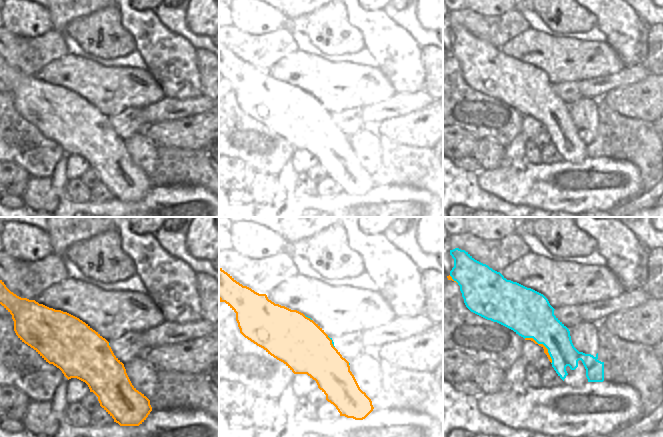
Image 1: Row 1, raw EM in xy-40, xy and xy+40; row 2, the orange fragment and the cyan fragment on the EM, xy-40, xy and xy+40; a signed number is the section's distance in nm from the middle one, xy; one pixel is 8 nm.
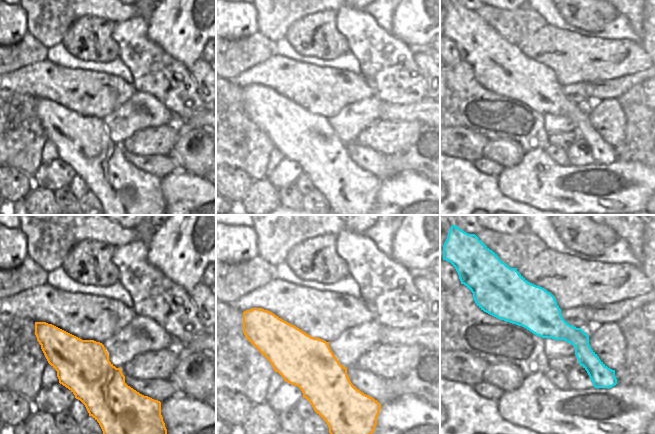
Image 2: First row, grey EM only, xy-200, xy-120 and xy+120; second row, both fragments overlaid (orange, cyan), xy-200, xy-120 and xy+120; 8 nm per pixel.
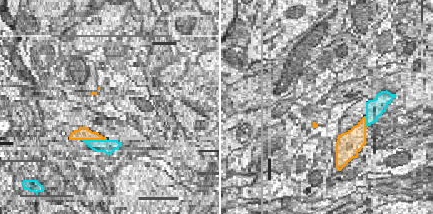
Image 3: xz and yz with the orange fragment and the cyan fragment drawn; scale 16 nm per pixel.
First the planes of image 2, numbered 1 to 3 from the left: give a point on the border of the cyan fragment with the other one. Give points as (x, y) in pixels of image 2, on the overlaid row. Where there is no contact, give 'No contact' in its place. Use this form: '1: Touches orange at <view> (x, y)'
1: No contact
2: No contact
3: No contact.

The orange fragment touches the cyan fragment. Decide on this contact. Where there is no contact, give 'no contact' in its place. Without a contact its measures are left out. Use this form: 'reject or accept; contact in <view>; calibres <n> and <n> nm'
accept; contact in xy+40; calibres 30 and 360 nm

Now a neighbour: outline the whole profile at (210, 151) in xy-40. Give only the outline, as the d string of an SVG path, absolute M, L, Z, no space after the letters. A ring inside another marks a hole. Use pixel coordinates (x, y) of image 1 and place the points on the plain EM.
M215 132L214 135L204 144L202 151L216 174L219 176L219 152L214 145L217 135L218 133Z

